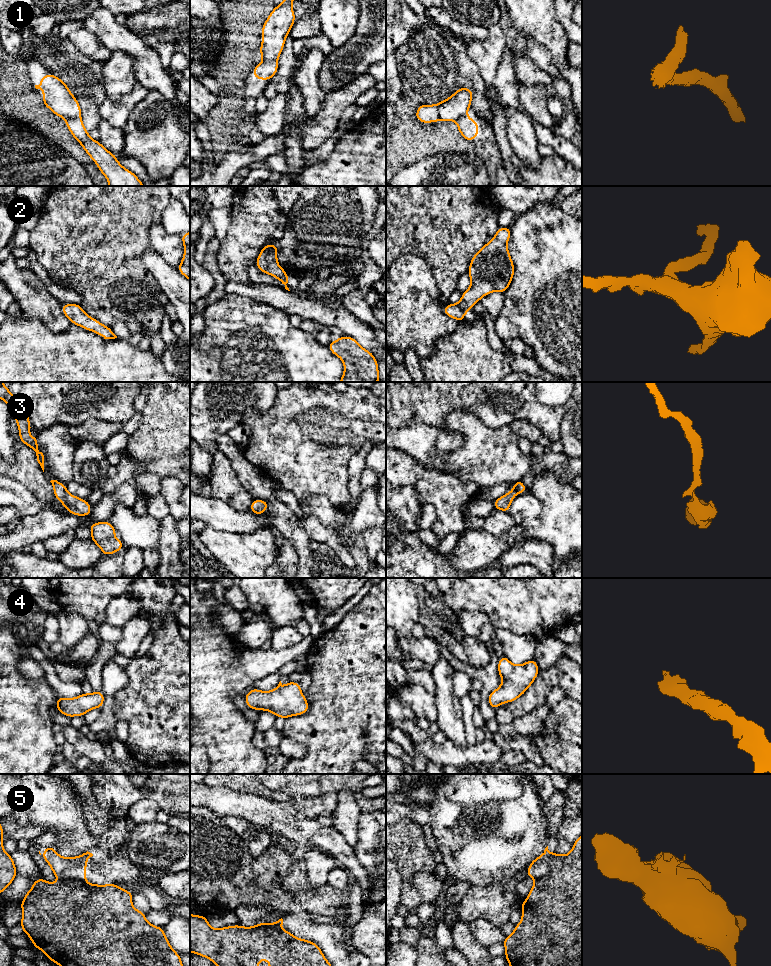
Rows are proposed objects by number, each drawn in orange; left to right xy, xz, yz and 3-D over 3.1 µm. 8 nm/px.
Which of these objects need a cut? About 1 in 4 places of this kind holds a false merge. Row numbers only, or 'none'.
1, 5

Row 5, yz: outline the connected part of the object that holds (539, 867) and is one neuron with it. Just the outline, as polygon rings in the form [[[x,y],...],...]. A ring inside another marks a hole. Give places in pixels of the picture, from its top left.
[[[548,846],[545,848],[544,853],[535,858],[530,865],[528,865],[528,871],[526,877],[532,877],[539,879],[543,877],[549,870],[548,862],[552,853],[548,850]]]

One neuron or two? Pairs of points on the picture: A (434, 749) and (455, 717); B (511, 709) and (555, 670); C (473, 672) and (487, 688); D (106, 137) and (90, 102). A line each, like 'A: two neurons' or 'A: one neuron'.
A: two neurons
B: one neuron
C: one neuron
D: two neurons

